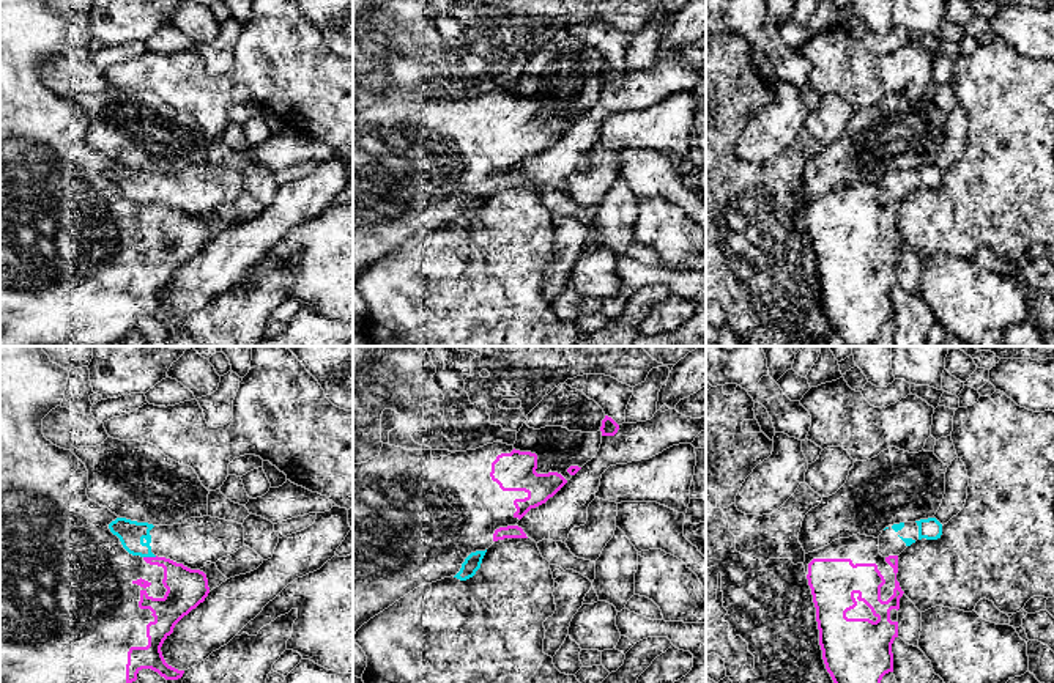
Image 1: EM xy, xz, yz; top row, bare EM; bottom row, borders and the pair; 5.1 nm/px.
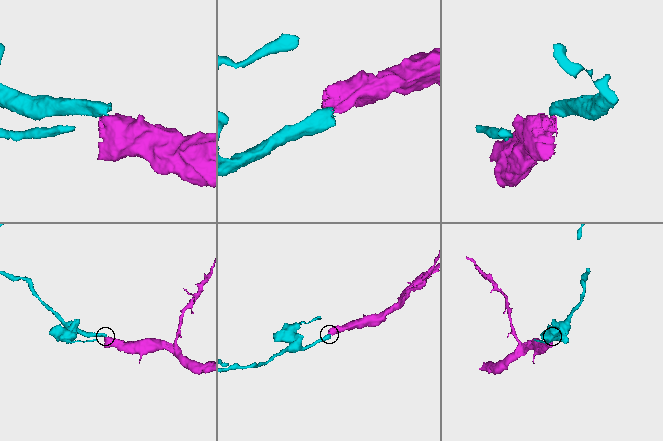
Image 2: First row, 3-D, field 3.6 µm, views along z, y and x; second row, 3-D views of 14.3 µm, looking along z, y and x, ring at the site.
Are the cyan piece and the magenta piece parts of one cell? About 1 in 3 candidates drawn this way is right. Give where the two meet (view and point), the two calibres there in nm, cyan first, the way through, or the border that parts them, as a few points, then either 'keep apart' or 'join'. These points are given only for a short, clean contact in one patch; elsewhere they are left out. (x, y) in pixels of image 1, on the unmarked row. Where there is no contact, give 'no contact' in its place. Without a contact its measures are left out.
xy (150, 203) | 140/200 nm | along xy (156, 203), (144, 205) | keep apart

